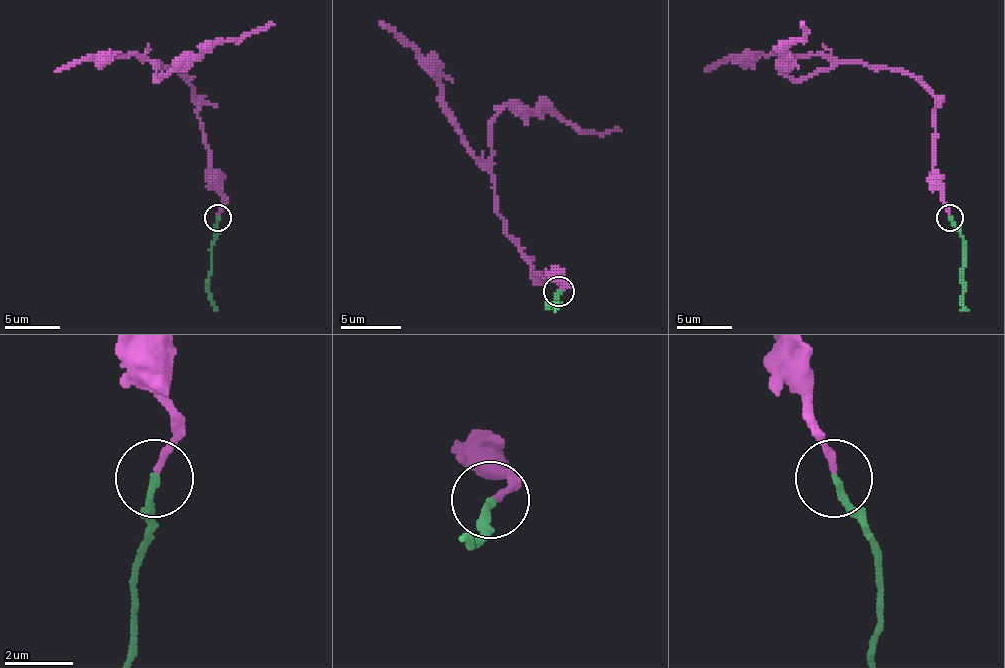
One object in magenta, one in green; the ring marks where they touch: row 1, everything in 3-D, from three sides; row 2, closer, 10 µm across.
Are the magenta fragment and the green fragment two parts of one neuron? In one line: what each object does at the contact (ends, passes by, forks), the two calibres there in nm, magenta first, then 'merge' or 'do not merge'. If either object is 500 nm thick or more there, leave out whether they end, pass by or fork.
magenta ends there; green ends there; 180 nm thick on the magenta side, 190 nm on the other; merge

